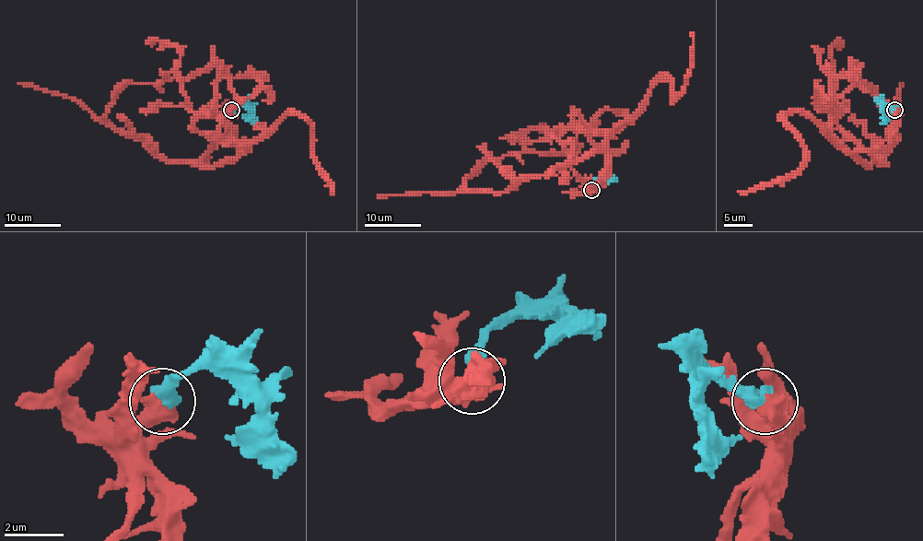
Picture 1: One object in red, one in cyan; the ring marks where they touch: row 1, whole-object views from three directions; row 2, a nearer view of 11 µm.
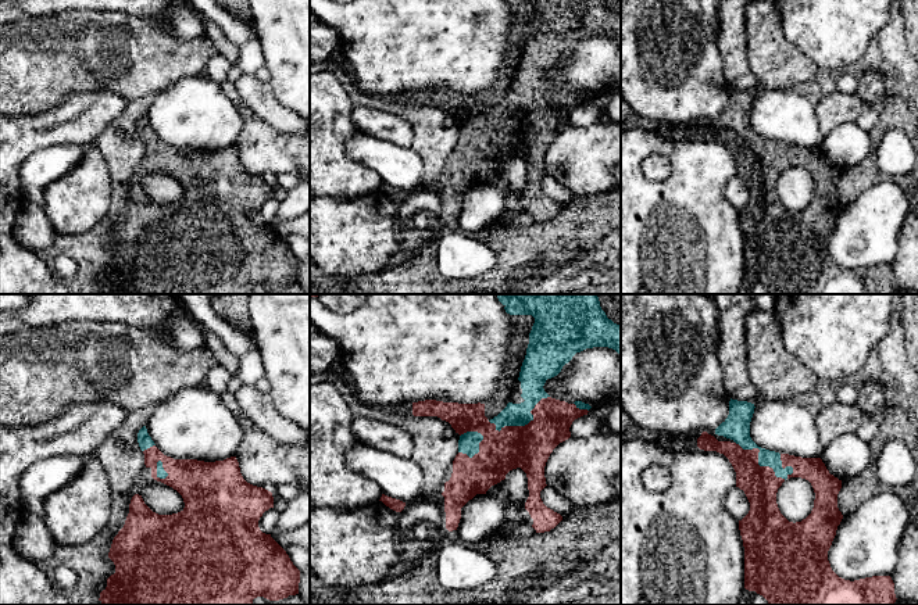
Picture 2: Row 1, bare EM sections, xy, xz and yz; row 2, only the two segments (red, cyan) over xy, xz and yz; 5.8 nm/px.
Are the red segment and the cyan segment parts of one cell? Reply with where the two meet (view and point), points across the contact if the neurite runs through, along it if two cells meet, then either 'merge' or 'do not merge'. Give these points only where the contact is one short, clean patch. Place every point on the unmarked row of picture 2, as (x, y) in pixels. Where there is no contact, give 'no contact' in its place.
meets red in yz at (757, 153); merge

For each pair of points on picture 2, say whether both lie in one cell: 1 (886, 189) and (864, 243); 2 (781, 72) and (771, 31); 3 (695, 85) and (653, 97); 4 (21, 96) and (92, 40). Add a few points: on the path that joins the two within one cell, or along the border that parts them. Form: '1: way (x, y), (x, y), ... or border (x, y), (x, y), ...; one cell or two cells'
1: way (886, 203), (867, 229); one cell
2: way (777, 63), (771, 57), (771, 40); one cell
3: way (685, 85), (678, 90), (663, 92); one cell
4: way (39, 78), (64, 53), (74, 52); one cell

